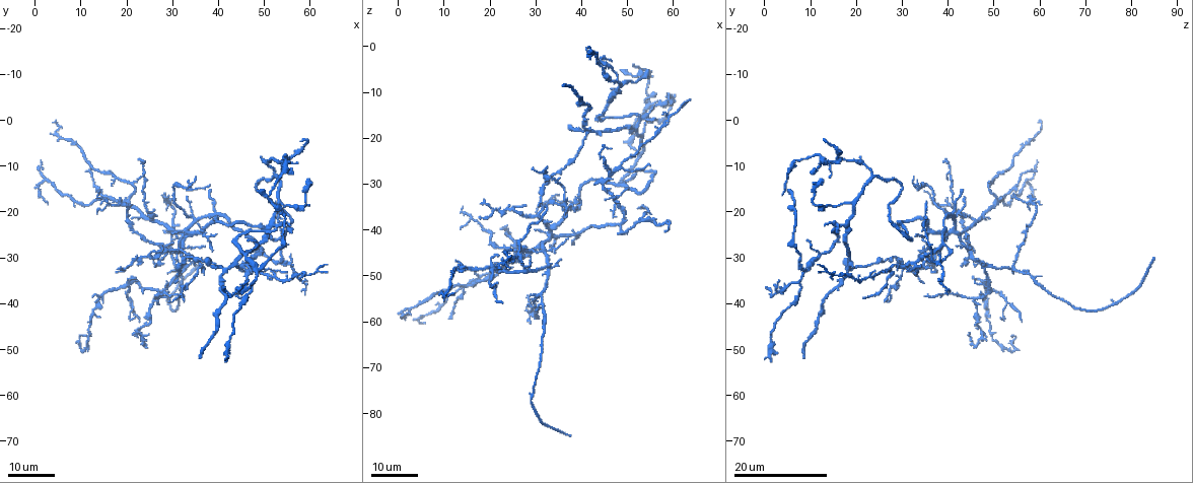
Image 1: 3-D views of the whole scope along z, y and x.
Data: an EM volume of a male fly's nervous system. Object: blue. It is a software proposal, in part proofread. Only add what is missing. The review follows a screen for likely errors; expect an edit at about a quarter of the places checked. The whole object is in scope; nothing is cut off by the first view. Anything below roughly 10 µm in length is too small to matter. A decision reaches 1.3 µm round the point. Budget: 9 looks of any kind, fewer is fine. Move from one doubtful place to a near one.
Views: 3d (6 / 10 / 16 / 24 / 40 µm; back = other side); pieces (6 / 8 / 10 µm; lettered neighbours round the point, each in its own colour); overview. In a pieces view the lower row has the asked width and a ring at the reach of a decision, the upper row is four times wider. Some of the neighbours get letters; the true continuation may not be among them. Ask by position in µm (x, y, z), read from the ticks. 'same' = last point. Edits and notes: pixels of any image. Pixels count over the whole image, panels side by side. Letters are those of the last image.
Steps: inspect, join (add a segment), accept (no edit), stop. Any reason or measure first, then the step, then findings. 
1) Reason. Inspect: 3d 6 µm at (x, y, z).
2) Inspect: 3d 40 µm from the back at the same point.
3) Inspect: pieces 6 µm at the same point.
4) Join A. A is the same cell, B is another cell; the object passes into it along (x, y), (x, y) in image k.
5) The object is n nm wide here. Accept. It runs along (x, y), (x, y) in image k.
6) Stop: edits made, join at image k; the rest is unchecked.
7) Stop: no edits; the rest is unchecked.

Branch stops here. Inspect: 3d 16 µm at (41.0, 36.0, 0.0).

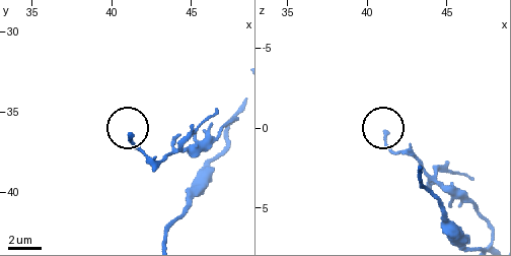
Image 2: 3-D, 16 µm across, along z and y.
Inspect: pieces 8 µm at (41.1, 36.6, 0.4).

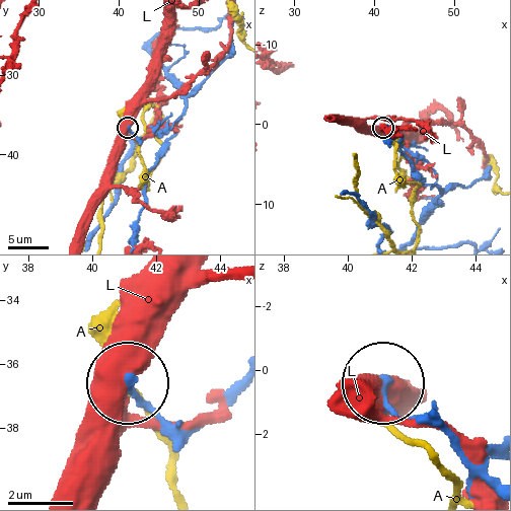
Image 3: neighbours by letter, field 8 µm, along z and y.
Accept. A and L are other cells; it runs along (493, 485), (444, 435), (394, 411), (386, 389) in image 3; none of them fits.

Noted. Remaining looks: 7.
Long arm stops here. Inspect: 3d 24 µm at (36.0, 52.0, 8.5).

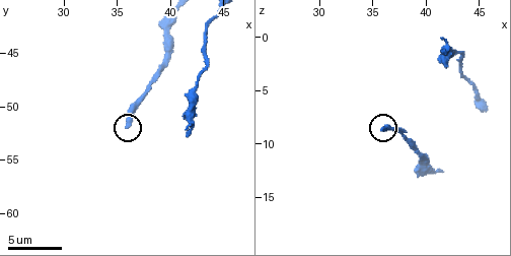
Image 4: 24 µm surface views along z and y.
Inspect: pieces 6 µm at (36.0, 51.8, 8.6).

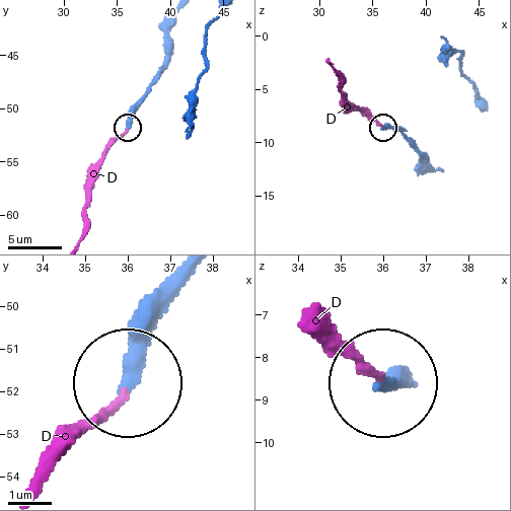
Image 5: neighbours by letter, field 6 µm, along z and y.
The object is 300 nm wide here. Join D. D is the same cell; the object passes into it along (397, 129), (385, 129), (357, 110), (343, 95), (332, 63) in image 5; it goes on there.

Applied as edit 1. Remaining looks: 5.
Inspect: overview.

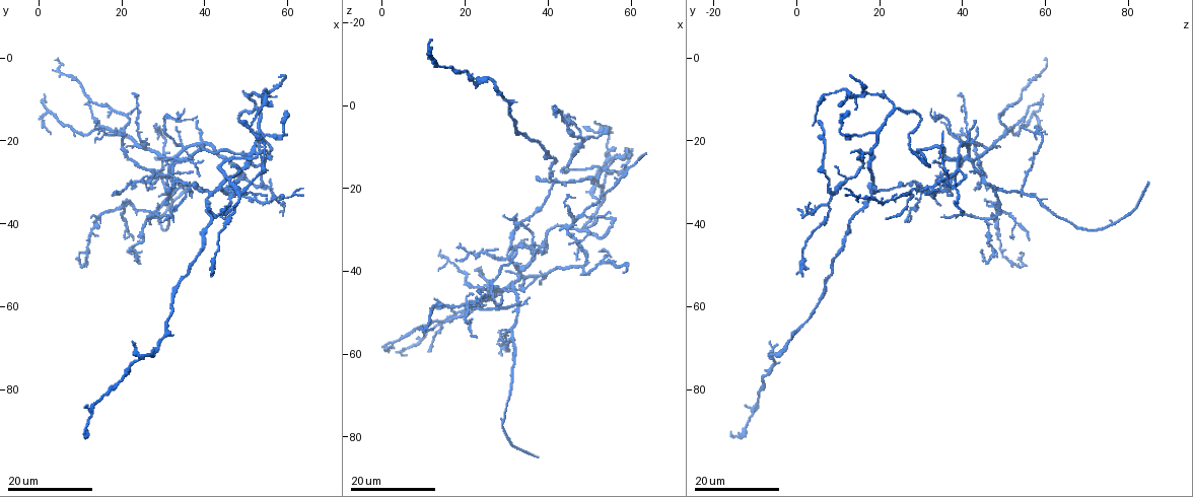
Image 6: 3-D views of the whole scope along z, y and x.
Free end. Inspect: 3d 16 µm at (30.5, 35.5, 35.0).

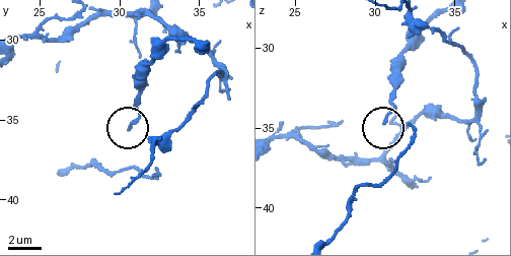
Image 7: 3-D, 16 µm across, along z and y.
Inspect: pieces 6 µm at (30.6, 35.5, 34.6).

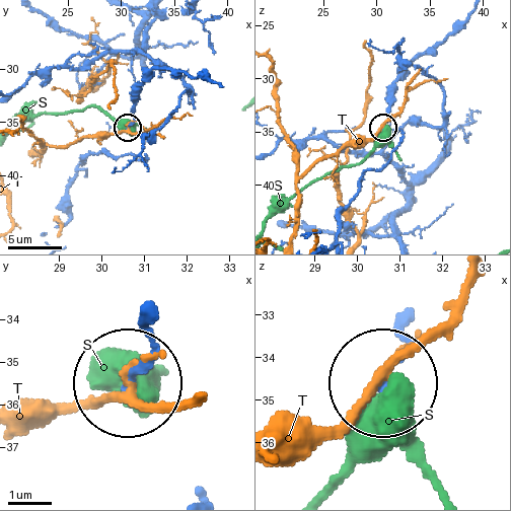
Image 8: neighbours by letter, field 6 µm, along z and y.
Accept. S and T are other cells; it runs along (154, 321), (133, 382) in image 8; none of them fits.

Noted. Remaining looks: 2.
End of a long branch. Inspect: 3d 16 µm at (37.0, 30.0, 85.0).

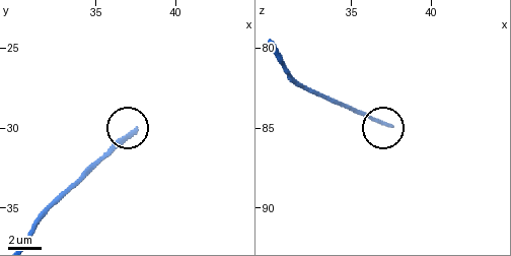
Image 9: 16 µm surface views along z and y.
Inspect: pieces 6 µm at (37.4, 30.2, 84.9).

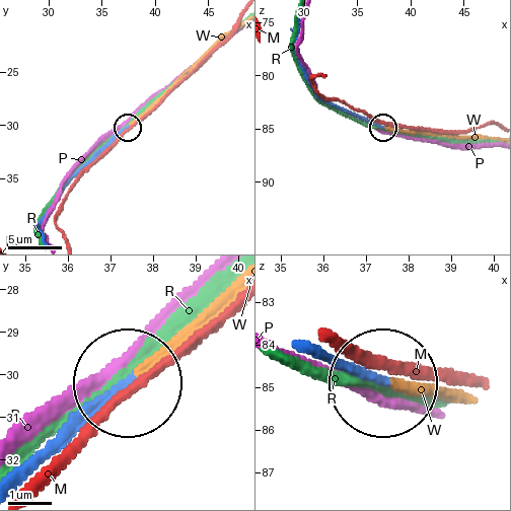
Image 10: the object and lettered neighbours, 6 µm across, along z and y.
Join W. W is the same cell, M, P and R are other cells; it goes on there.

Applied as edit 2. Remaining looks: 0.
Stop: edits made, join at image 5, join at image 10; the rest is unchecked.

